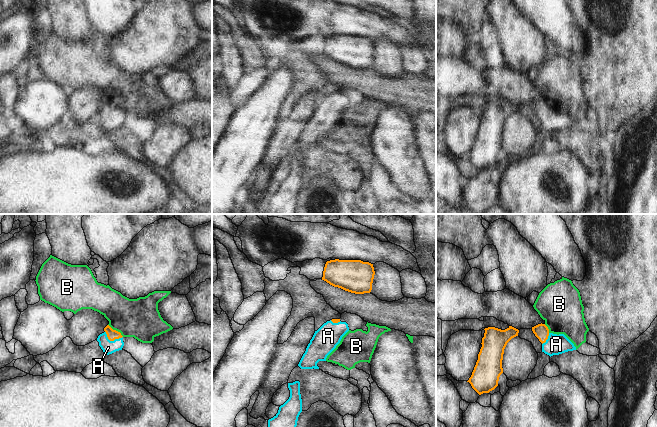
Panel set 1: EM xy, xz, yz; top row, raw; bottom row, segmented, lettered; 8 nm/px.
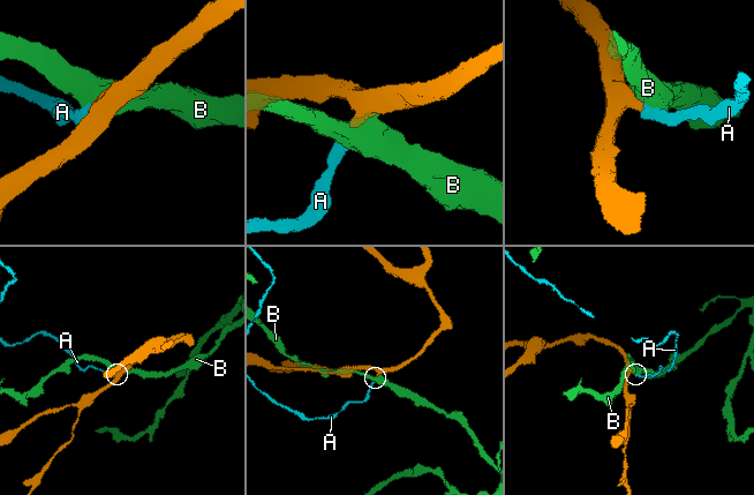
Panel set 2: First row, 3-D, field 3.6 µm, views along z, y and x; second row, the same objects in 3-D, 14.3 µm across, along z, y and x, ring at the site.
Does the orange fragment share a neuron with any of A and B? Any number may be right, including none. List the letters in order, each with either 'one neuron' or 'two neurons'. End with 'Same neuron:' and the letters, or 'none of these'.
A: one neuron
B: two neurons
Same neuron: A

